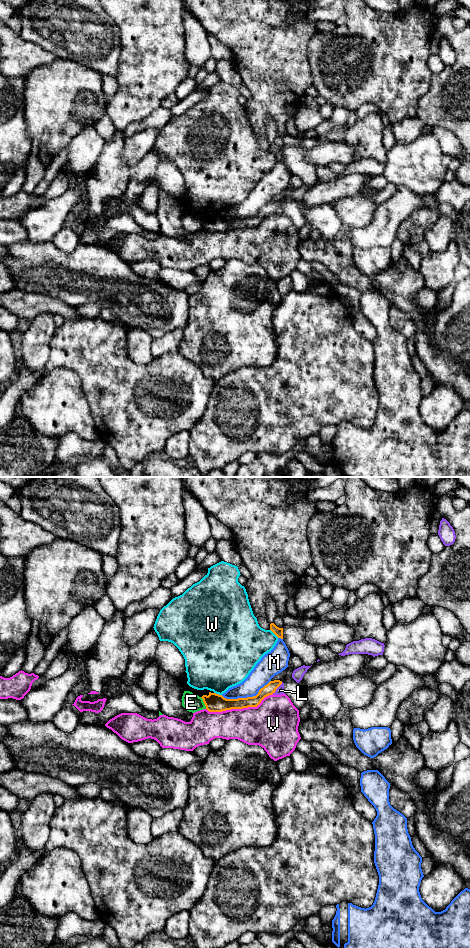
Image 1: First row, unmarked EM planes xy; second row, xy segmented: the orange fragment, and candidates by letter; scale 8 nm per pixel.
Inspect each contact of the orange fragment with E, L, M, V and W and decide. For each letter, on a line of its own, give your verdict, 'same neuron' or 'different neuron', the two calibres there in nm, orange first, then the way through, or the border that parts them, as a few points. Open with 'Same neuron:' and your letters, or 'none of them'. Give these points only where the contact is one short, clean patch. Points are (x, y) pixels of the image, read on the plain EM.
Same neuron: none of them
E: different neuron | 150/150 nm | along xy (200, 217), (206, 228)
L: different neuron | 90/70 nm | along xy (282, 202), (272, 213)
M: different neuron | 140/170 nm
V: different neuron | 150/340 nm
W: different neuron | 70/360 nm

